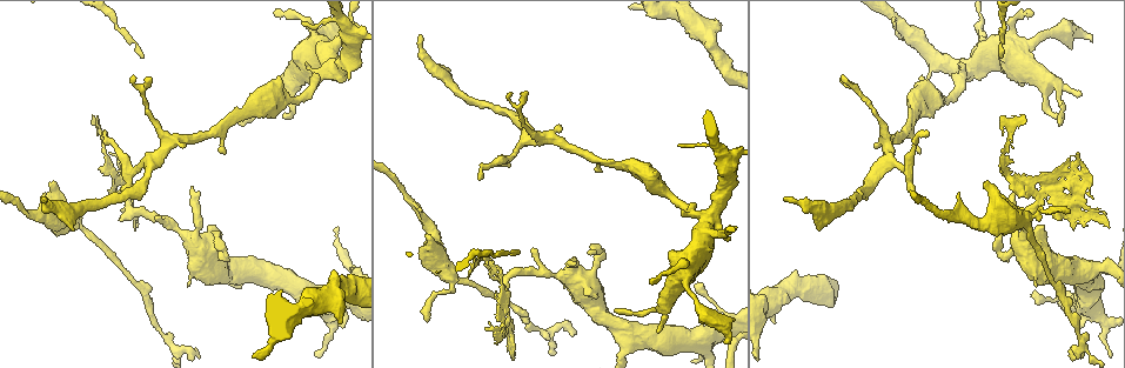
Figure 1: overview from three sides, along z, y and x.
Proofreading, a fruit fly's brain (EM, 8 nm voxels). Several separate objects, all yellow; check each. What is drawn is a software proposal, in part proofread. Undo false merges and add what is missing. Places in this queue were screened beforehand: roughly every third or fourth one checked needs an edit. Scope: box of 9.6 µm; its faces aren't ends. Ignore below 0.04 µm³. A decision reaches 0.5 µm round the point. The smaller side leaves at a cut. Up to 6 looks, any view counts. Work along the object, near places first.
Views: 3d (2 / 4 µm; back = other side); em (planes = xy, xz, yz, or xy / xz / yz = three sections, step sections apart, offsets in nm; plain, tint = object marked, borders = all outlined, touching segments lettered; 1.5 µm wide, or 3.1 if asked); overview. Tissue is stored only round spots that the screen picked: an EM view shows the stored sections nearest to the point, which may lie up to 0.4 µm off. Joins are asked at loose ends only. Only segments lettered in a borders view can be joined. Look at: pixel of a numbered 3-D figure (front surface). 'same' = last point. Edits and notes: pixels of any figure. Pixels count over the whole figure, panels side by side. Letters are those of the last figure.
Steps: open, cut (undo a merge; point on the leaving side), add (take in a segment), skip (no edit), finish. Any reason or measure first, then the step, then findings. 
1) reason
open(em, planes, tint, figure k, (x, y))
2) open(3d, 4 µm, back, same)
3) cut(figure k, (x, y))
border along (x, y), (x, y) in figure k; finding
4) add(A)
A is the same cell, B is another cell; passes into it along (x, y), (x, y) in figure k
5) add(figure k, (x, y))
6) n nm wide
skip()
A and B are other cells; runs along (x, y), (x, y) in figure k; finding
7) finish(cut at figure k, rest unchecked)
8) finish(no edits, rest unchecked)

open(em, yz, step 8, tint, figure 1, (1080, 91))

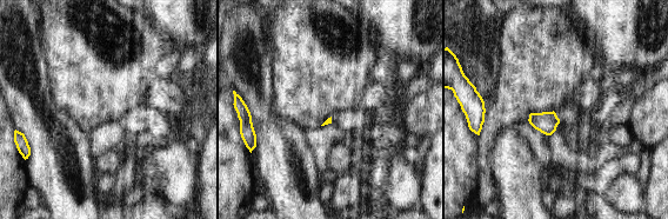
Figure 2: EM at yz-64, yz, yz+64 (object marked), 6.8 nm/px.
open(em, xz, step 4, borders, same)

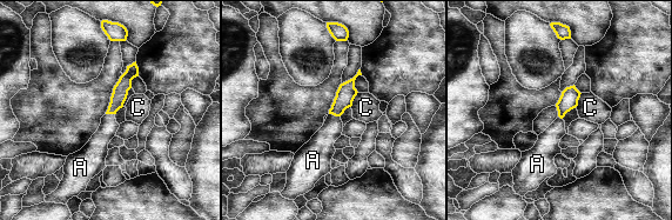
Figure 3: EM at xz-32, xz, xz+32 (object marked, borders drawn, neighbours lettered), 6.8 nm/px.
C touches over 120 nm
add(A)
A is the same cell, C is another cell; passes into it along (347, 92), (335, 115), (320, 148) in figure 3; it goes on there

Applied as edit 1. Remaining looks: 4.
open(overview)

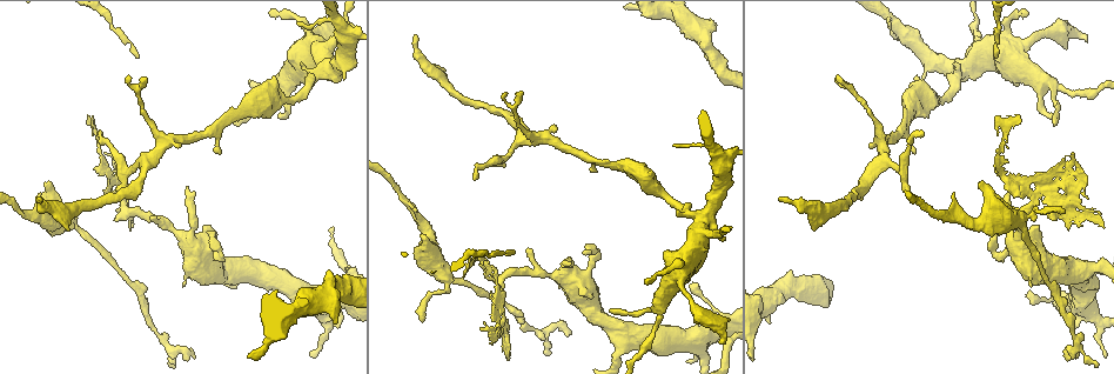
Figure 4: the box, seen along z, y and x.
an open end
open(3d, 2 µm, figure 4, (474, 178))

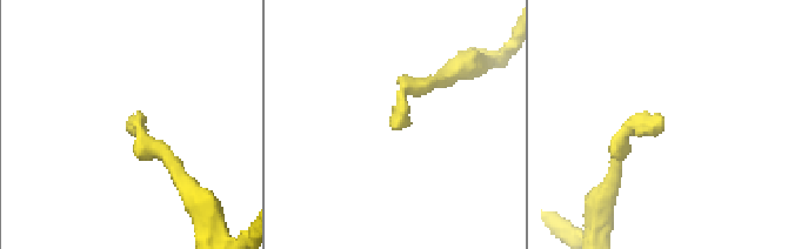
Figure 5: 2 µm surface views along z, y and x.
open(em, planes, tint, figure 5, (132, 118))

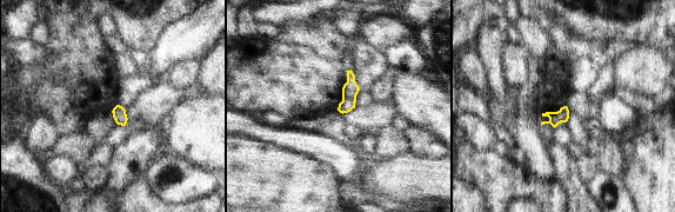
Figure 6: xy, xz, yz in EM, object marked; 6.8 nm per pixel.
see the neighbours
open(em, planes, borders, same)

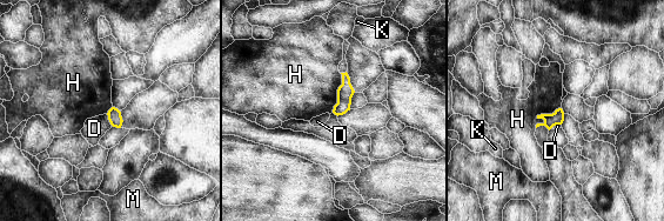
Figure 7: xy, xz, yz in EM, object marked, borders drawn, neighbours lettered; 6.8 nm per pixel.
100 nm wide
skip()
D, H, K and M are other cells; border along (561, 107), (535, 127) in figure 7; none of them fits

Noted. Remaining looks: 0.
finish(add at figure 3, rest unchecked)

